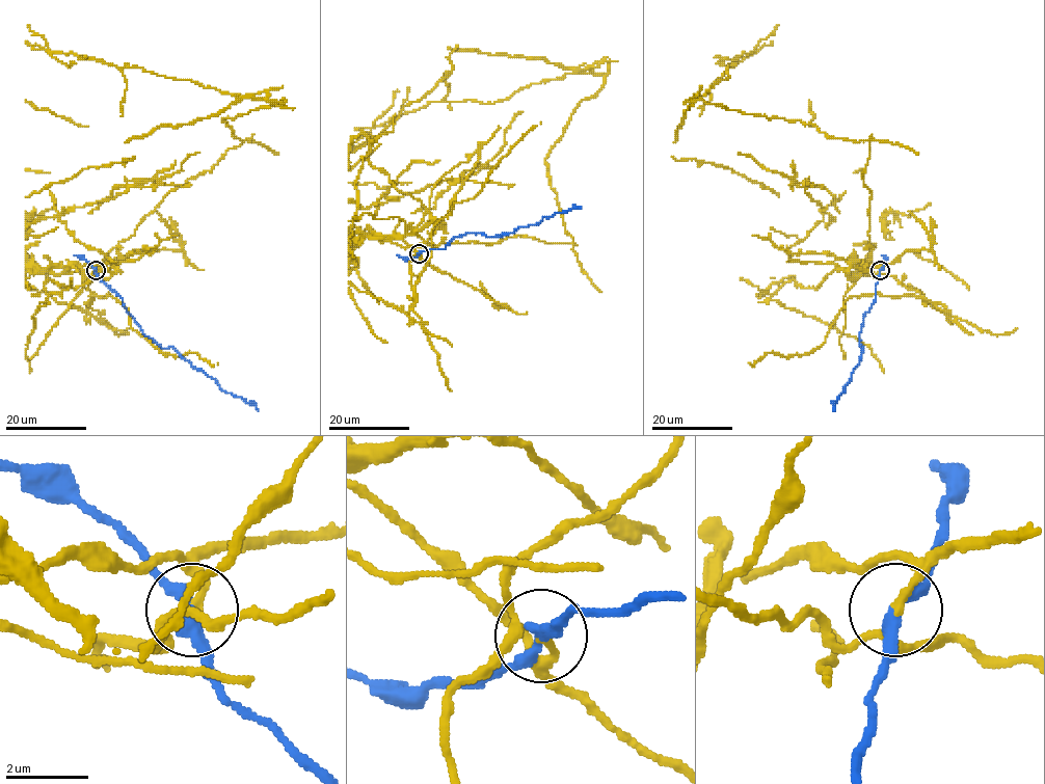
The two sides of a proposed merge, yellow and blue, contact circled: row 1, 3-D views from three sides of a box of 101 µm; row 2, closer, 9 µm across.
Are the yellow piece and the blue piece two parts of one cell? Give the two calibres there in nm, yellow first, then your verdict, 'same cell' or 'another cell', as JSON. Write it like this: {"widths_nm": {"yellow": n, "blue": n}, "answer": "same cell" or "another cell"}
{"widths_nm": {"yellow": 110, "blue": 280}, "answer": "another cell"}

